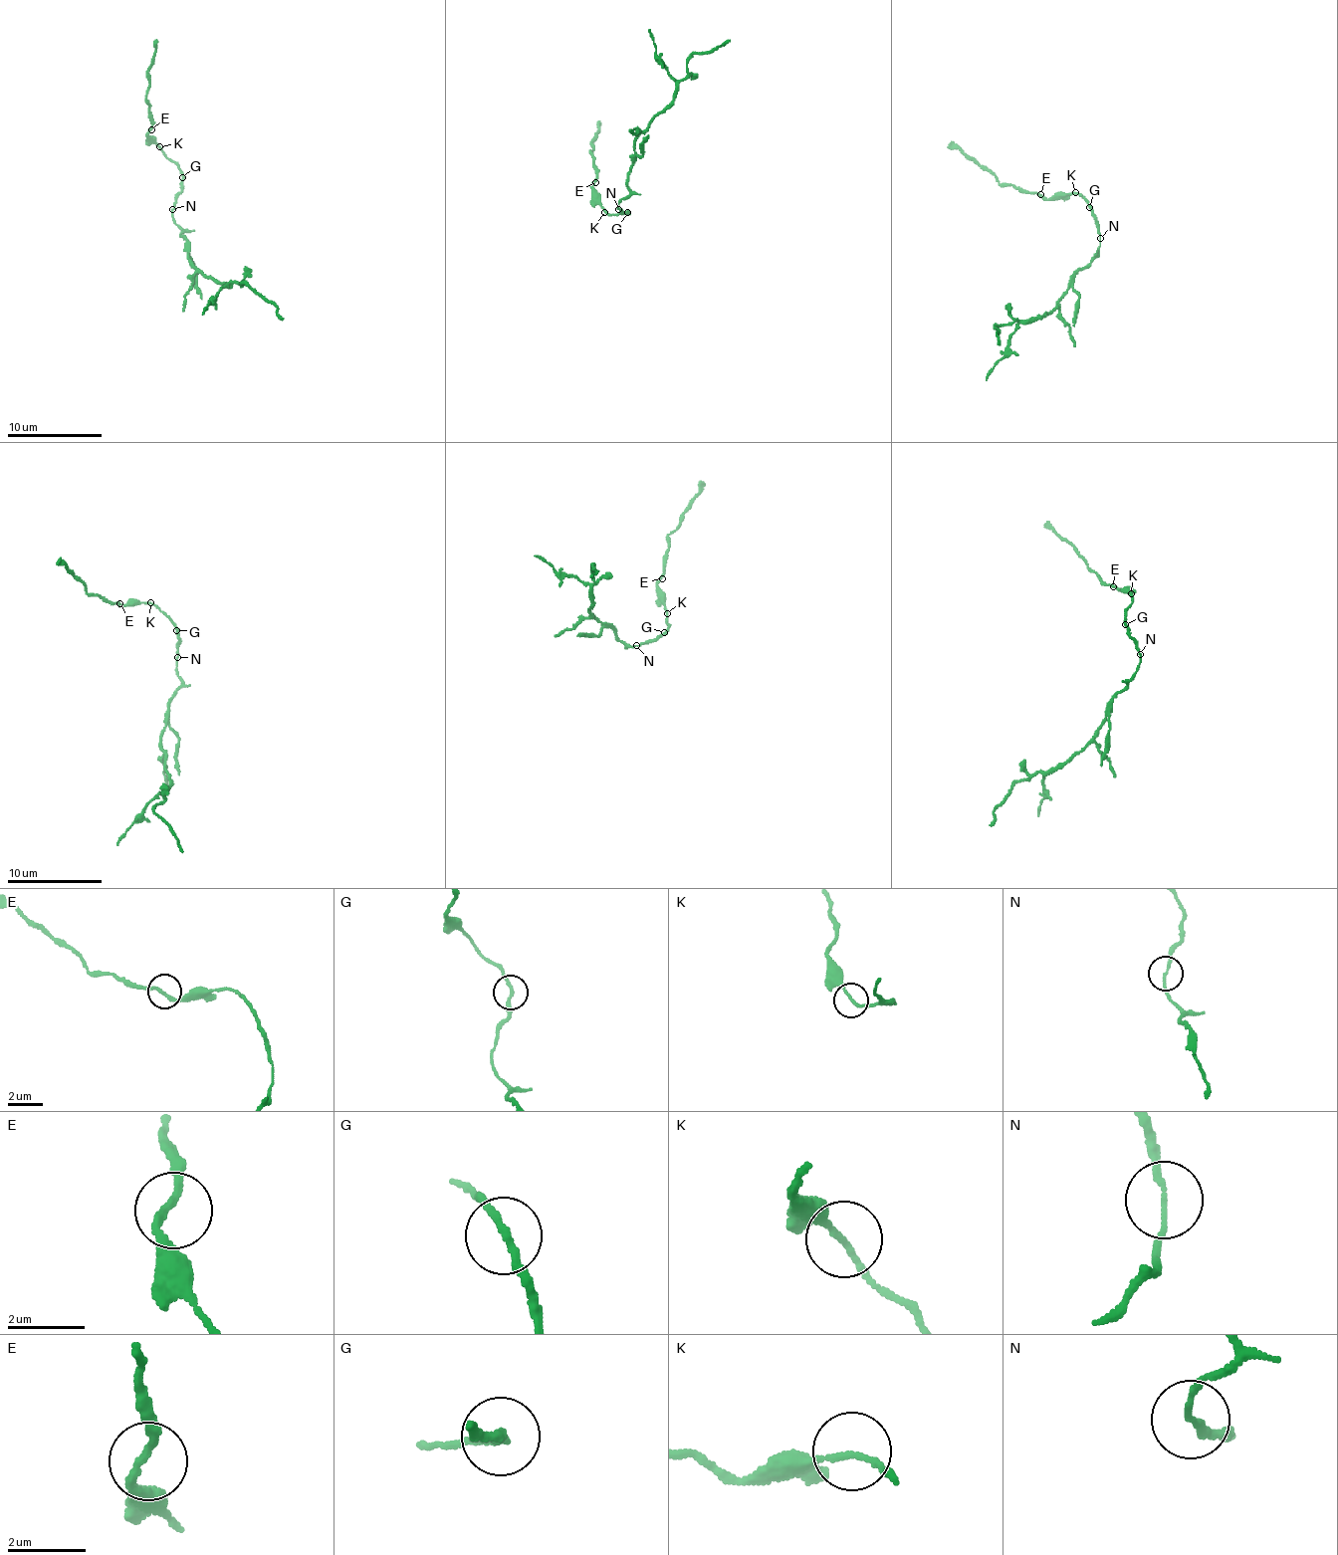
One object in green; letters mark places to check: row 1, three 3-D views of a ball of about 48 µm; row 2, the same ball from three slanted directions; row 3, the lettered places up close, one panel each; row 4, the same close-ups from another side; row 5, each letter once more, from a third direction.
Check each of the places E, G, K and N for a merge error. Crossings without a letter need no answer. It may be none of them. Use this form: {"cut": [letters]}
{"cut": ["N"]}

